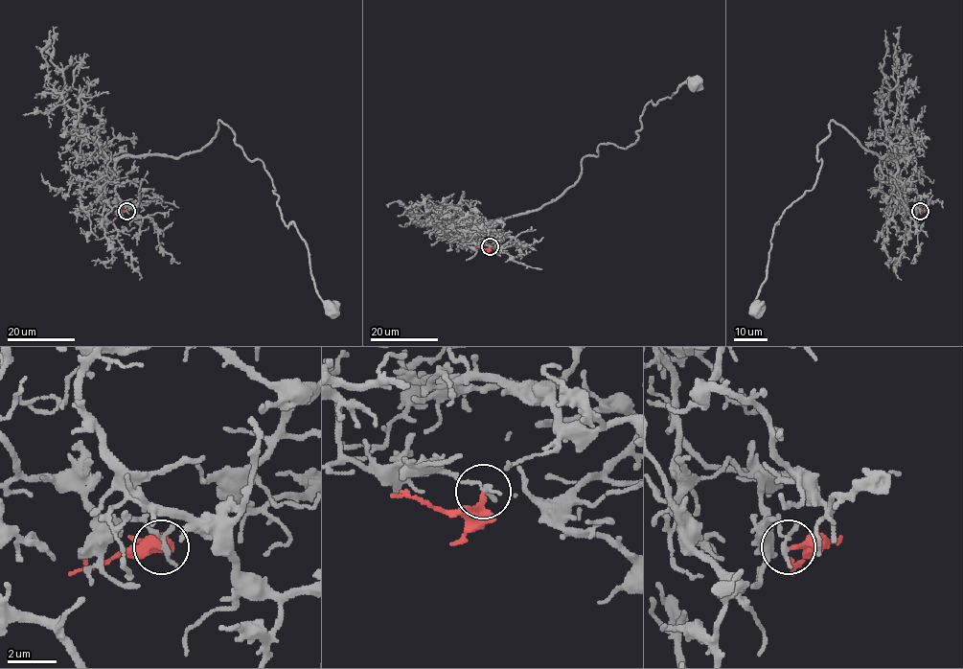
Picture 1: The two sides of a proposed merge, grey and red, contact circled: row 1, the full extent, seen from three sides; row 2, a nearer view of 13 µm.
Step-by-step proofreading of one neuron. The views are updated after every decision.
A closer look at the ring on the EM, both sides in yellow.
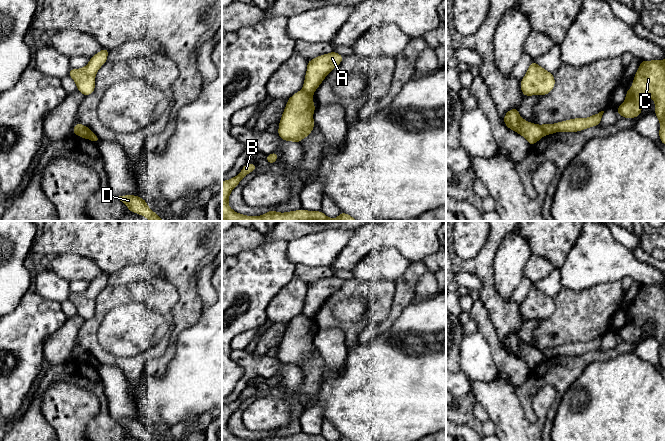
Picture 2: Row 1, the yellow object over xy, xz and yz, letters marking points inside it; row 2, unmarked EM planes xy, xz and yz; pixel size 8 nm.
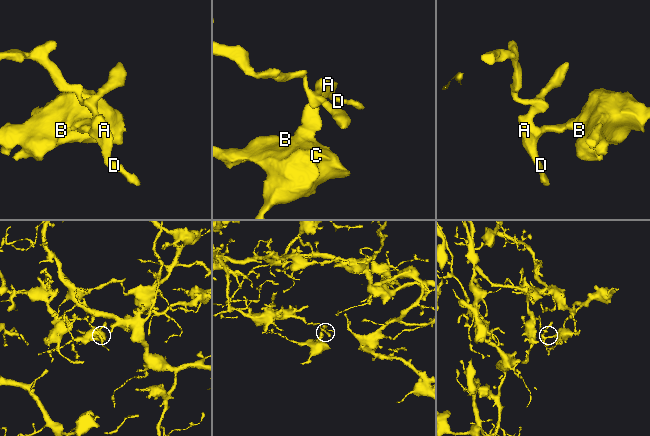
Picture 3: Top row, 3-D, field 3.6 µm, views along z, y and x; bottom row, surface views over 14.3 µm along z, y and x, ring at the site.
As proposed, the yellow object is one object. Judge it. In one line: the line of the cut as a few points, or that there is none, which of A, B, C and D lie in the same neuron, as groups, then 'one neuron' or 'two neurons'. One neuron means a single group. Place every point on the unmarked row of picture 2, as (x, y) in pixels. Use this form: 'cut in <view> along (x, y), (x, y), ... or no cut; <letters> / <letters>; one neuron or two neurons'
cut in xz along (302, 313), (311, 320); A D / B C; two neurons

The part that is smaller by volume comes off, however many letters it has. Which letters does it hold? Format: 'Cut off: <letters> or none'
Cut off: B, C

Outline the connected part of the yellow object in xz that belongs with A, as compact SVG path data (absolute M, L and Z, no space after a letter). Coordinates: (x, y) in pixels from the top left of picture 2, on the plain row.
M332 275L308 285L302 314L312 320L325 301L342 286L343 282L344 280Z

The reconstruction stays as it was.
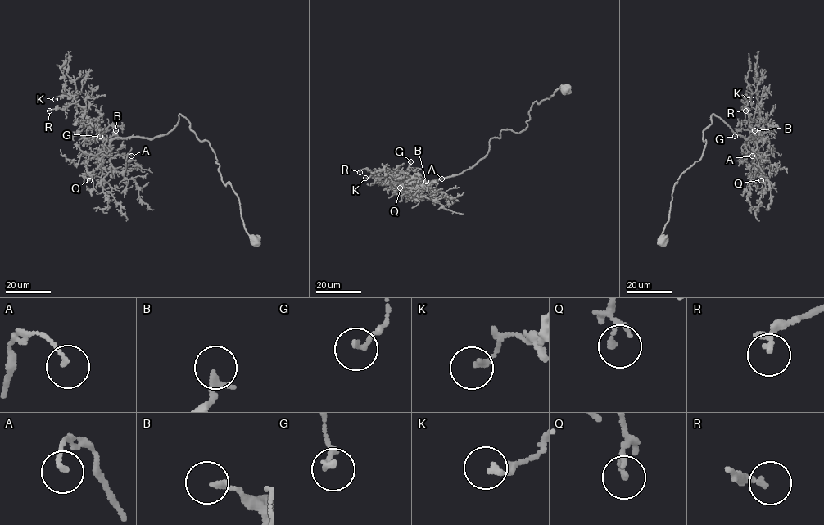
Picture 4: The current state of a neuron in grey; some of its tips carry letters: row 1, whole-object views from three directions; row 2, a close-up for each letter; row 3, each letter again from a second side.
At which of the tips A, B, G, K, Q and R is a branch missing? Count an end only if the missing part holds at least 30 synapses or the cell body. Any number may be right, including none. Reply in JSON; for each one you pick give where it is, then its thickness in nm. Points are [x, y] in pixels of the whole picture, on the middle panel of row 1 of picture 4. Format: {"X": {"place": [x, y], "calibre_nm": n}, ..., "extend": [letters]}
{"extend": []}

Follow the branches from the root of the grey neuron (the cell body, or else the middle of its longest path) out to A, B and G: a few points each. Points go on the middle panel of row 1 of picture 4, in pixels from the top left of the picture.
A: (563, 88), (532, 104), (524, 129), (491, 138), (471, 167), (420, 187), (434, 189), (441, 178)
B: (563, 88), (532, 104), (524, 129), (491, 138), (471, 167), (414, 187), (426, 181)
G: (563, 88), (535, 101), (524, 129), (502, 129), (459, 174), (411, 182), (410, 161)

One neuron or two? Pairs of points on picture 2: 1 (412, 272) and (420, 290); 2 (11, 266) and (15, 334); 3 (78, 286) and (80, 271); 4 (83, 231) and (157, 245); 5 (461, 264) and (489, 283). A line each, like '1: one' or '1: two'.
1: two
2: two
3: two
4: one
5: one

